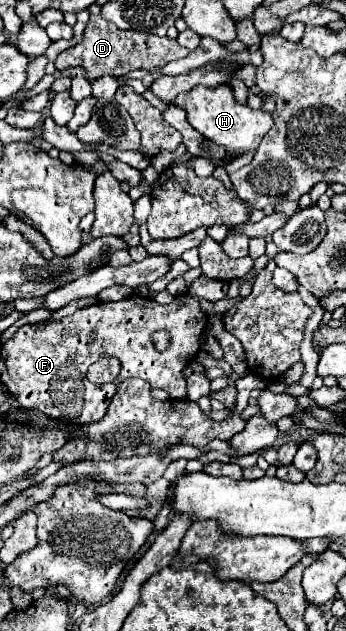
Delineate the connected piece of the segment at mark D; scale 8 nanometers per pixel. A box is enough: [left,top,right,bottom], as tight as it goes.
[56,16,188,78]

